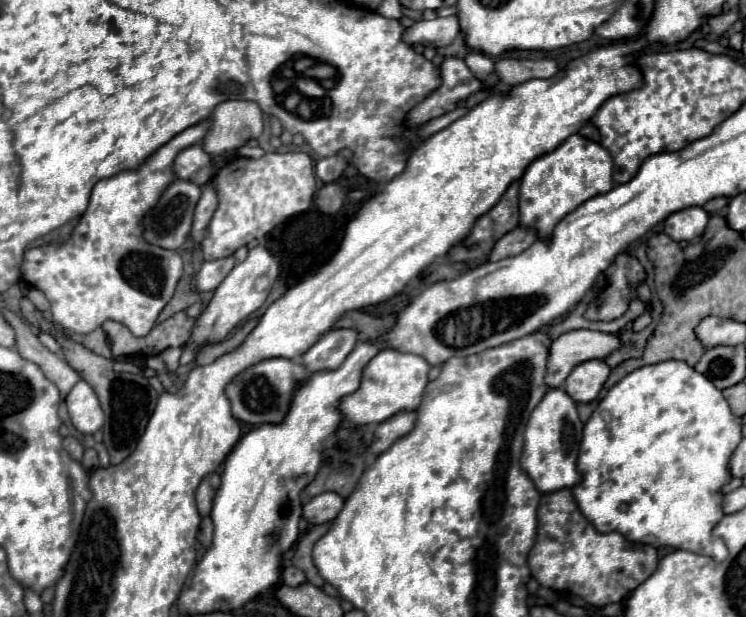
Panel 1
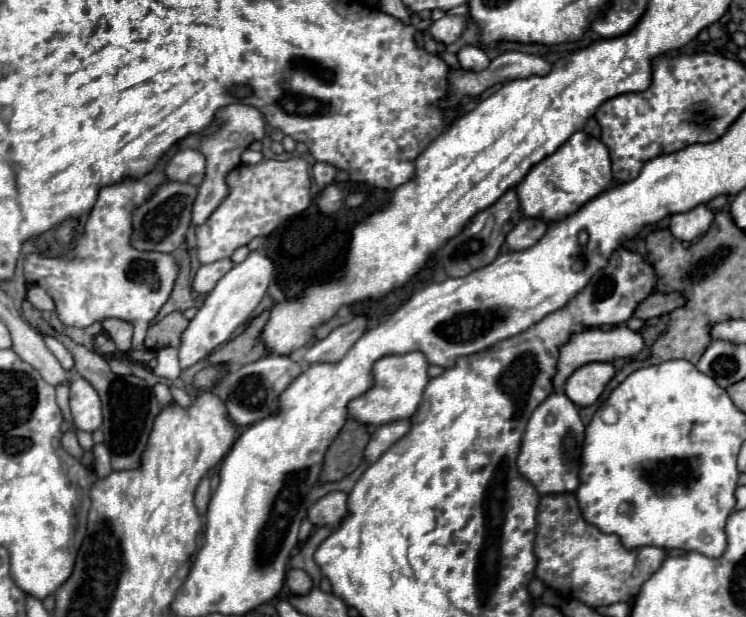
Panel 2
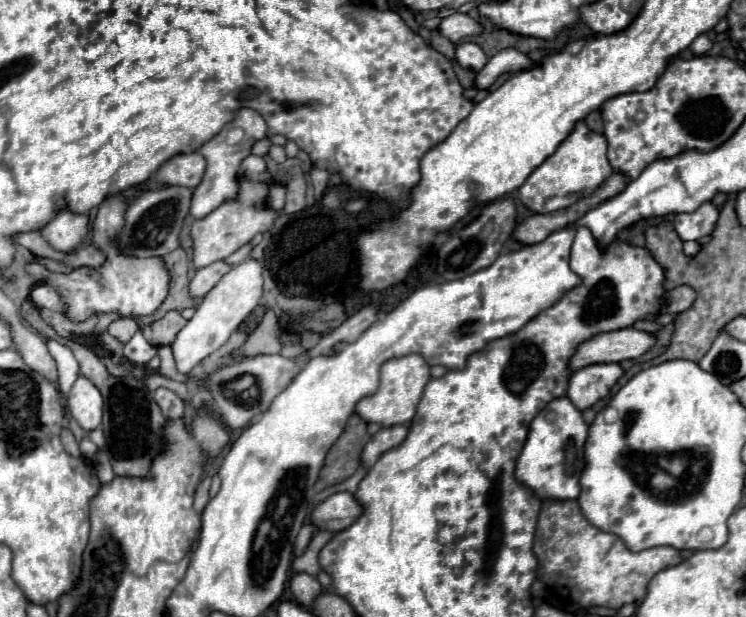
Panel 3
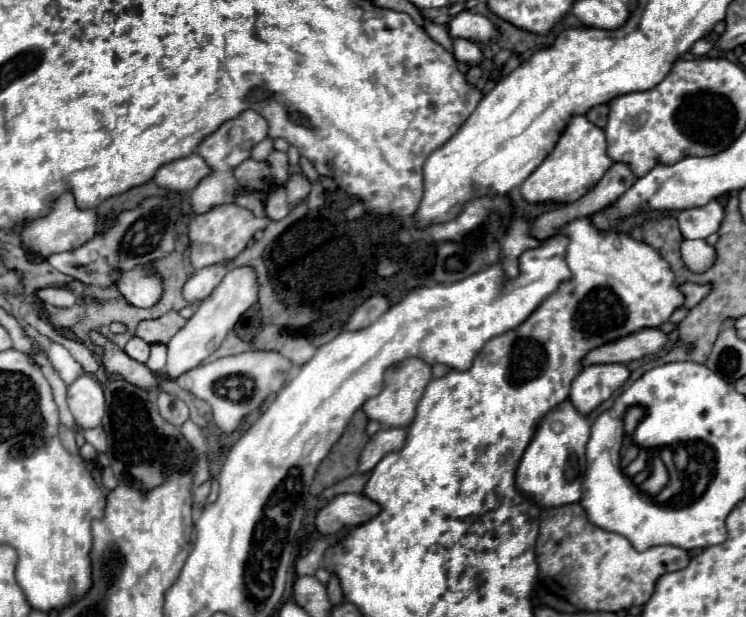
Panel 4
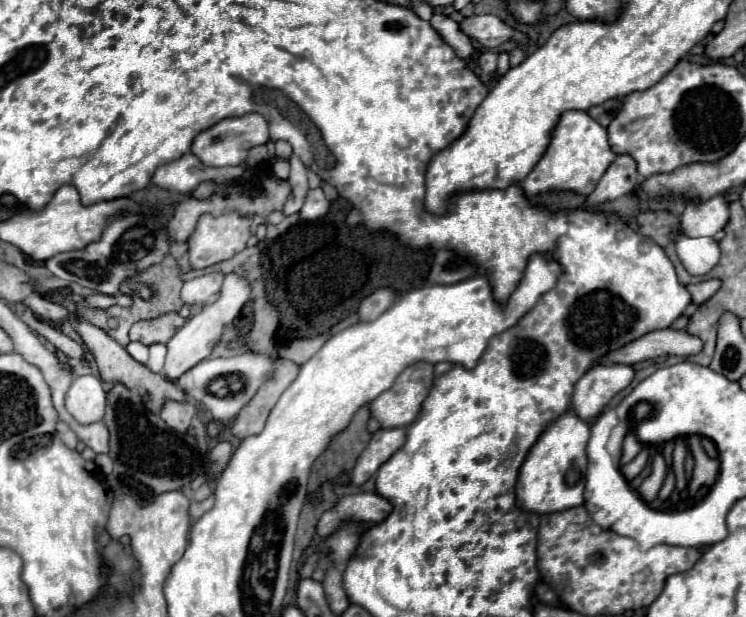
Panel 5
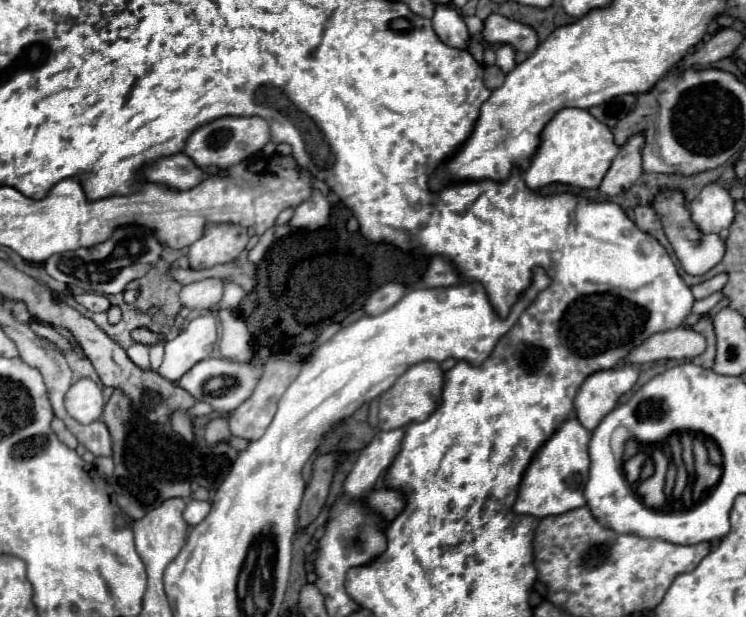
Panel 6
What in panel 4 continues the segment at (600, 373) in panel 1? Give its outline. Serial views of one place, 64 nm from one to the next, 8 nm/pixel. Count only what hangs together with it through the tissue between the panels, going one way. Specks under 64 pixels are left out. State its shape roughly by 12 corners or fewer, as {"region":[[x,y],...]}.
{"region":[[624,364],[586,366],[568,400],[580,414],[630,376]]}

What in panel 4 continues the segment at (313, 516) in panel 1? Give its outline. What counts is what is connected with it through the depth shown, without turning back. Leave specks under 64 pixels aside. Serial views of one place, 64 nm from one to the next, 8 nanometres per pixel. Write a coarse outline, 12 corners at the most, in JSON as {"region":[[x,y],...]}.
{"region":[[338,494],[318,510],[320,534],[338,534],[380,508],[362,494]]}

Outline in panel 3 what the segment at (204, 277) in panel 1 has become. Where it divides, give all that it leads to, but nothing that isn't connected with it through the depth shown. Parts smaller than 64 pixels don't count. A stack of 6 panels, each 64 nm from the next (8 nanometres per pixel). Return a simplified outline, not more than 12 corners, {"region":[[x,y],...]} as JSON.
{"region":[[214,262],[196,272],[190,296],[206,296],[232,266]]}

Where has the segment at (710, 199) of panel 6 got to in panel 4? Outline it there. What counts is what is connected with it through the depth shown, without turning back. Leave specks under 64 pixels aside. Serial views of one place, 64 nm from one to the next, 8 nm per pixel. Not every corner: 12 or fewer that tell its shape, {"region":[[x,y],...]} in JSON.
{"region":[[716,200],[682,210],[678,226],[684,238],[716,234],[724,208]]}

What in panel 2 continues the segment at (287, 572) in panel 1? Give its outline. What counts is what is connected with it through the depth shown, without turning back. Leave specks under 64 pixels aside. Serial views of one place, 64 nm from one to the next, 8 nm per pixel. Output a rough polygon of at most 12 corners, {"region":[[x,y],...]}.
{"region":[[290,568],[286,586],[294,594],[306,594],[314,584],[304,570]]}

